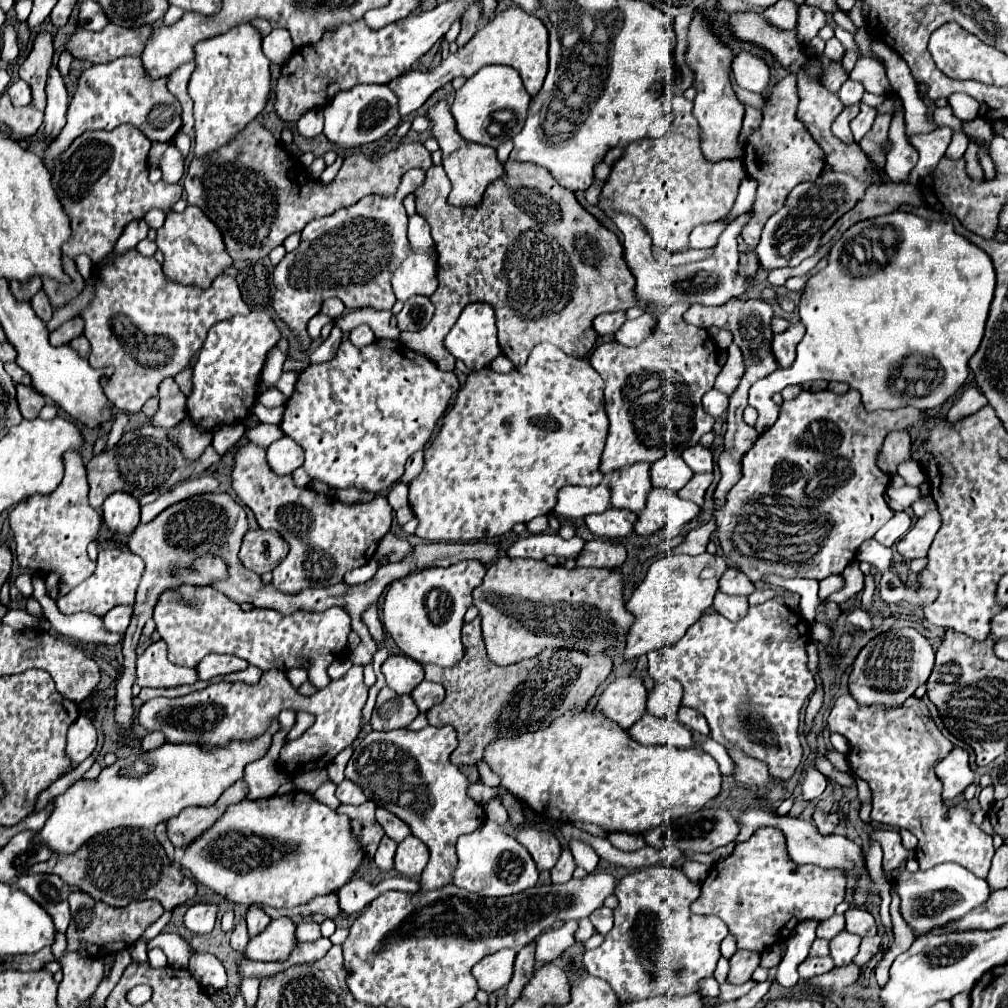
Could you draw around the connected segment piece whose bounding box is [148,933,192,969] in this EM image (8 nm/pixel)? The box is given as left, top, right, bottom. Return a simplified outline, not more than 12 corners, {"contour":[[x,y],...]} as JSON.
{"contour":[[160,933],[150,939],[148,951],[160,947],[168,965],[186,969],[192,951],[184,937]]}

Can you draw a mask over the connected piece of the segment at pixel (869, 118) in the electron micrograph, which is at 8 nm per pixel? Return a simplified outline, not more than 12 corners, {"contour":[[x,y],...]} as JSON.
{"contour":[[861,102],[852,121],[856,143],[872,129],[876,111]]}

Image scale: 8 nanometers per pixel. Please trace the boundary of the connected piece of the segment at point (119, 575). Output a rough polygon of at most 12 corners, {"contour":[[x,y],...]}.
{"contour":[[98,539],[96,571],[56,601],[102,617],[132,605],[144,567]]}

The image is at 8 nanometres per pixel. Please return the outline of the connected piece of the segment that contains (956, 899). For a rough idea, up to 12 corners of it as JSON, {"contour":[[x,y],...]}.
{"contour":[[954,863],[894,879],[914,935],[980,907],[984,879]]}

